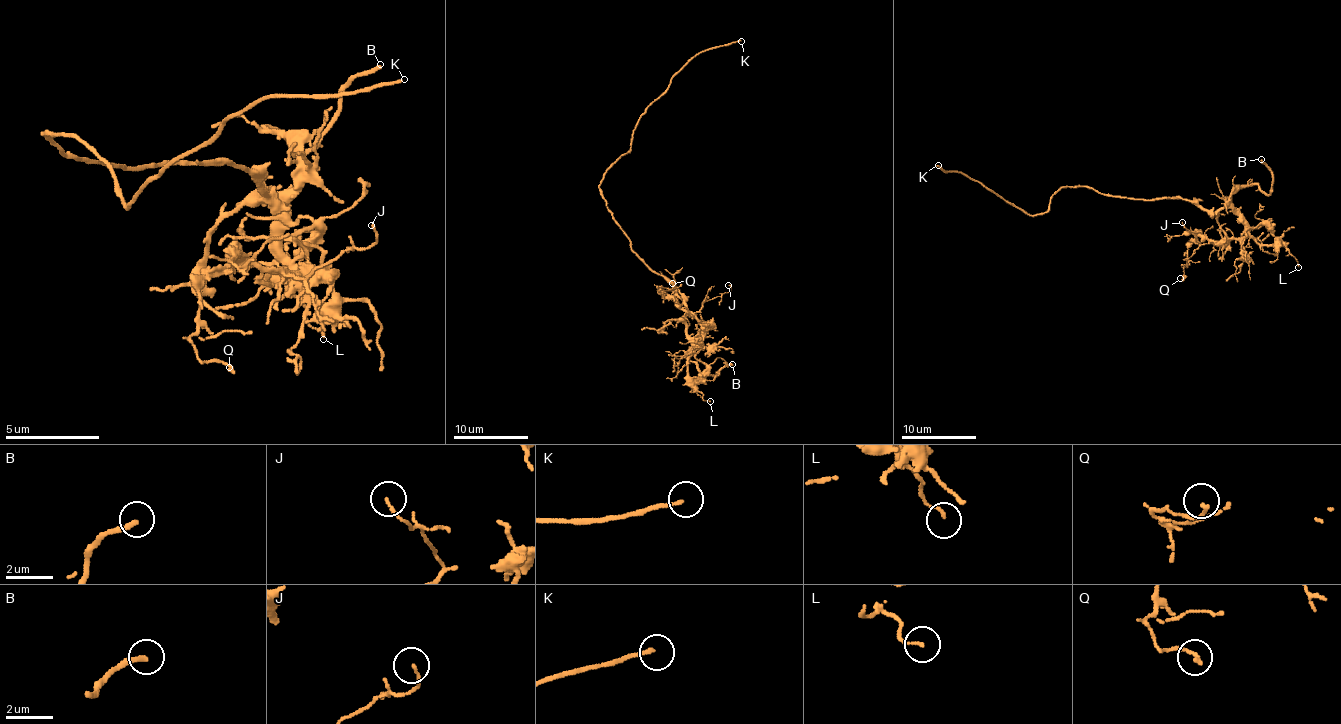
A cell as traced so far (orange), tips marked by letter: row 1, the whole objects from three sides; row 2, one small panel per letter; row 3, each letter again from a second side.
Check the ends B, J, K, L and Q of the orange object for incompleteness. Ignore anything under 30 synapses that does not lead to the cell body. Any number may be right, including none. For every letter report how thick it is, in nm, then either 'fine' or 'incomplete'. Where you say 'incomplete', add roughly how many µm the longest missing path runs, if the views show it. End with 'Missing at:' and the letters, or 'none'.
B: 200 nm | incomplete | 35 µm
J: 120 nm | fine
K: 140 nm | incomplete | 15 µm
L: 100 nm | fine
Q: 140 nm | fine
Missing at: B, K

